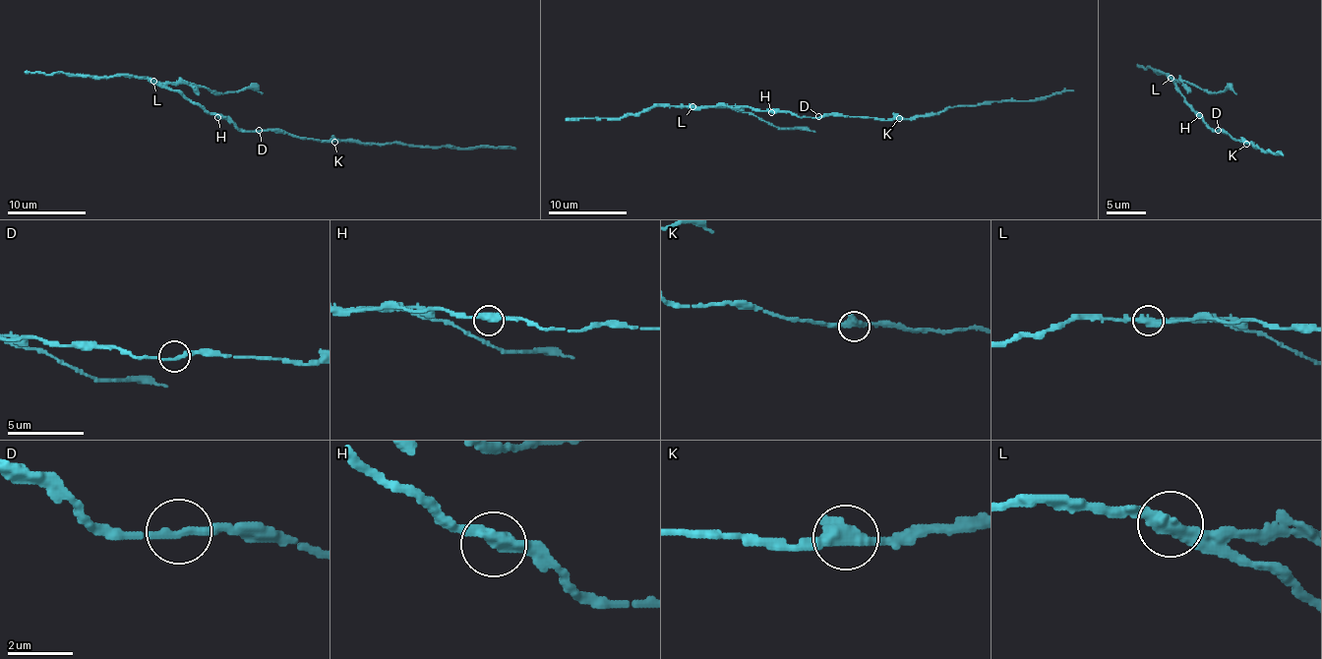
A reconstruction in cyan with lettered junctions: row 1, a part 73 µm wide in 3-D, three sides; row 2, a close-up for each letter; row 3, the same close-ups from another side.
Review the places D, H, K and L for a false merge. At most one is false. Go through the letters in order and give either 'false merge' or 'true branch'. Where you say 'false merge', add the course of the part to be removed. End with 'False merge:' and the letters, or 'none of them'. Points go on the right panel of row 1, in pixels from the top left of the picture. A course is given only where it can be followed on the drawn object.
D: true branch
H: true branch
K: true branch
L: false merge; course (1170, 77), (1219, 92), (1230, 89), (1236, 92)
False merge: L

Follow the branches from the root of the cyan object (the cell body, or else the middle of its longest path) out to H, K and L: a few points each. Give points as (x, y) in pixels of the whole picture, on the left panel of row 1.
H: (259, 130), (239, 130), (232, 123), (217, 117)
K: (259, 130), (282, 130), (299, 138), (334, 142)
L: (259, 130), (239, 130), (232, 123), (206, 113), (177, 91), (152, 80)

